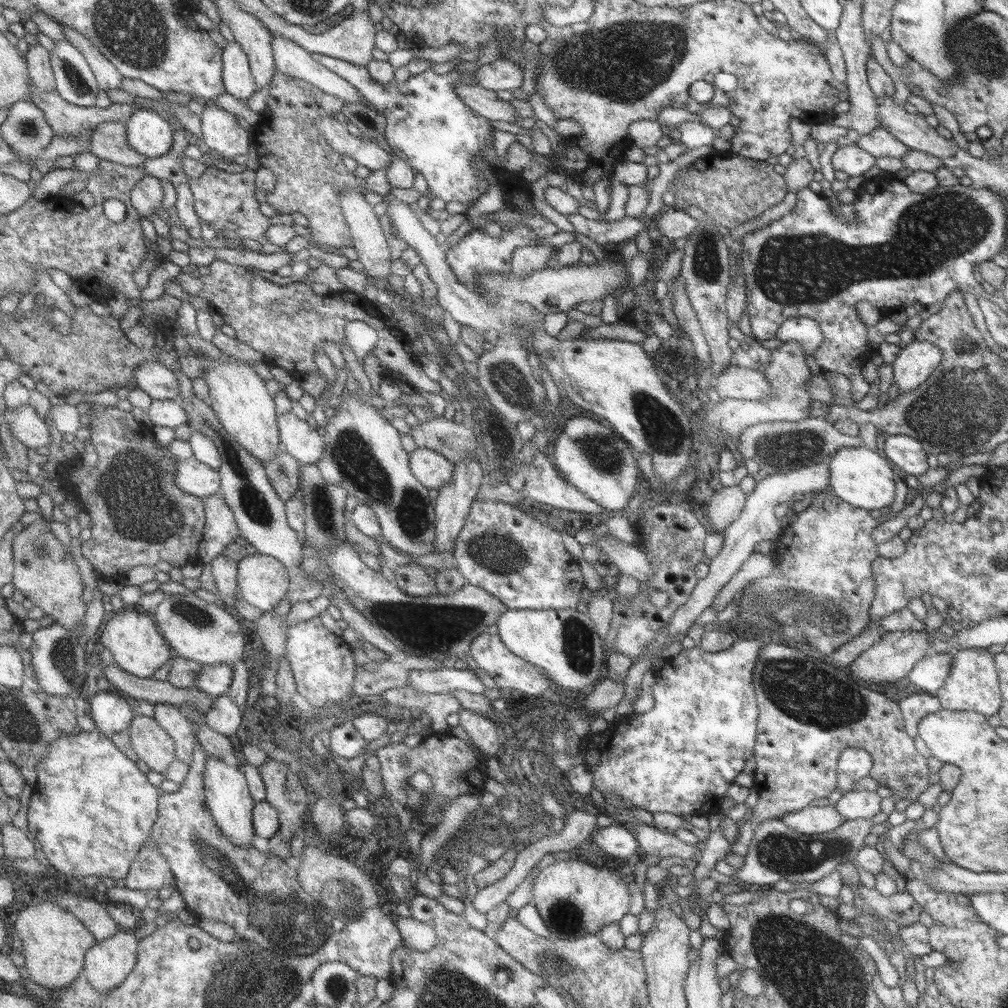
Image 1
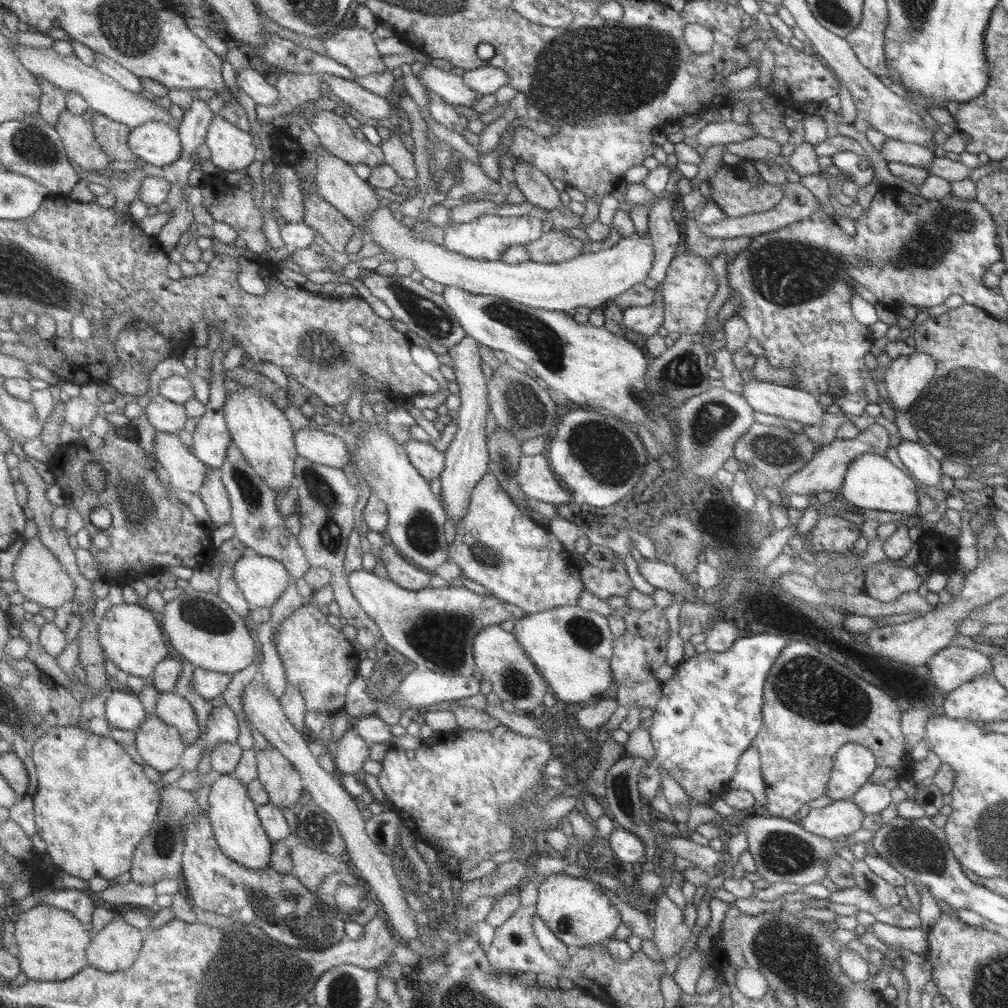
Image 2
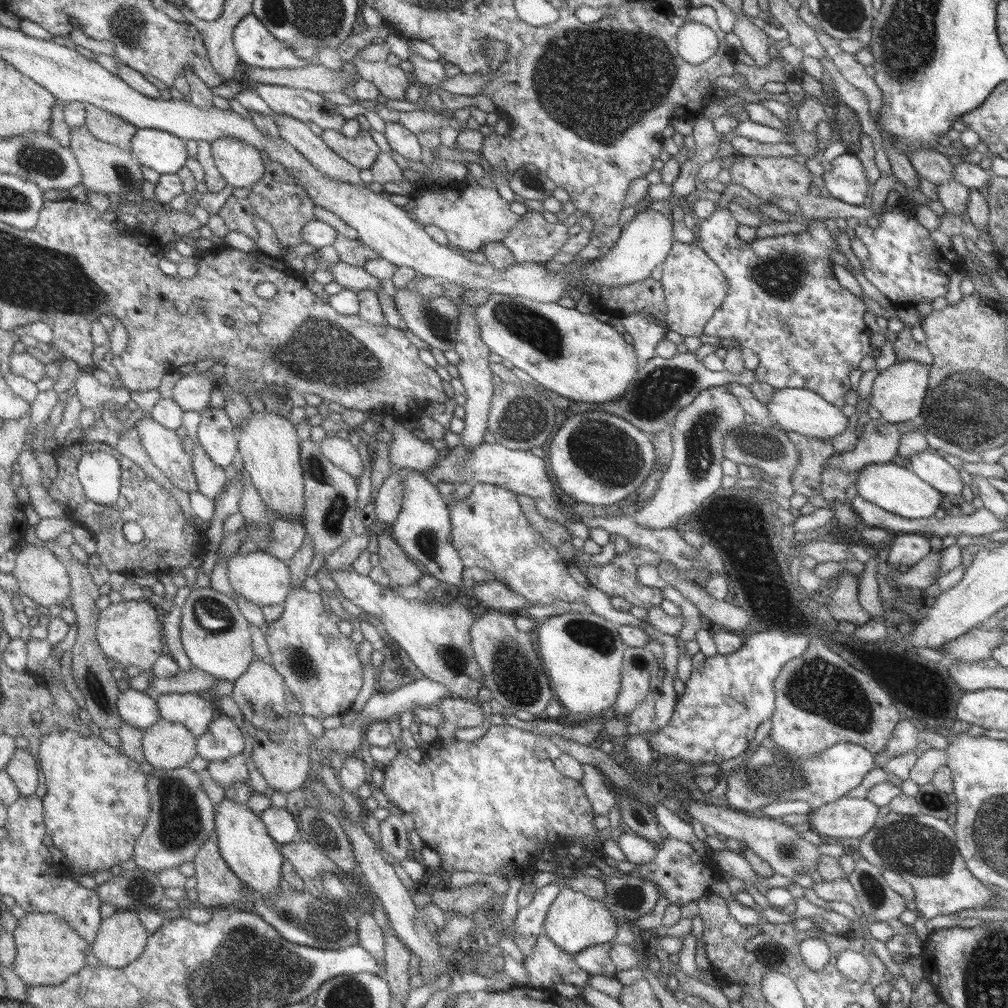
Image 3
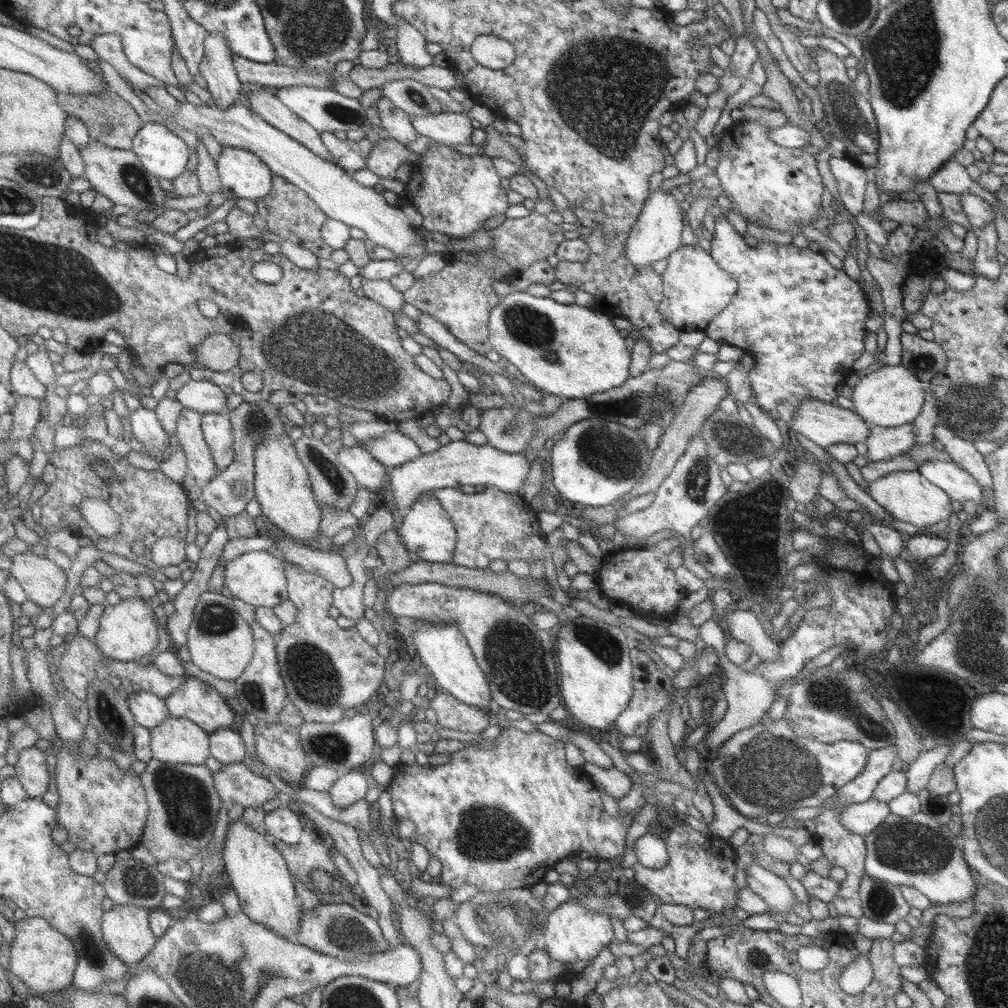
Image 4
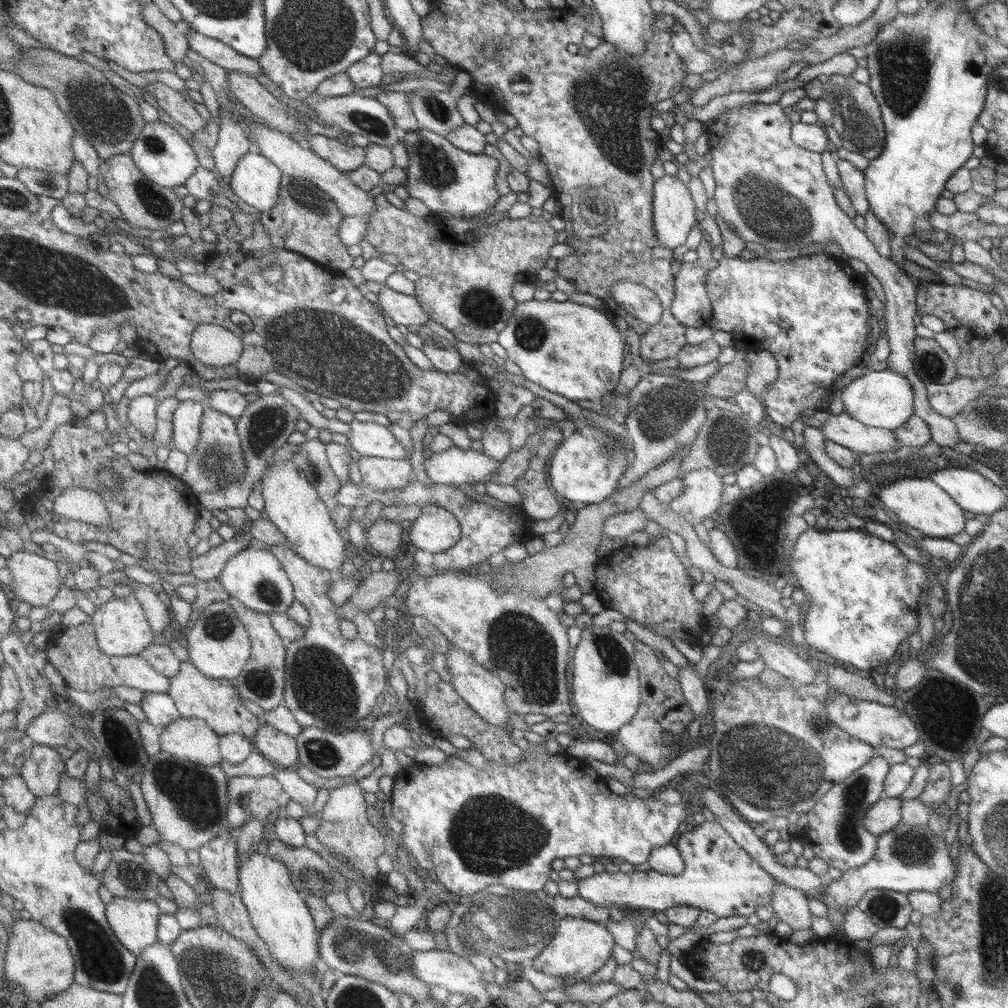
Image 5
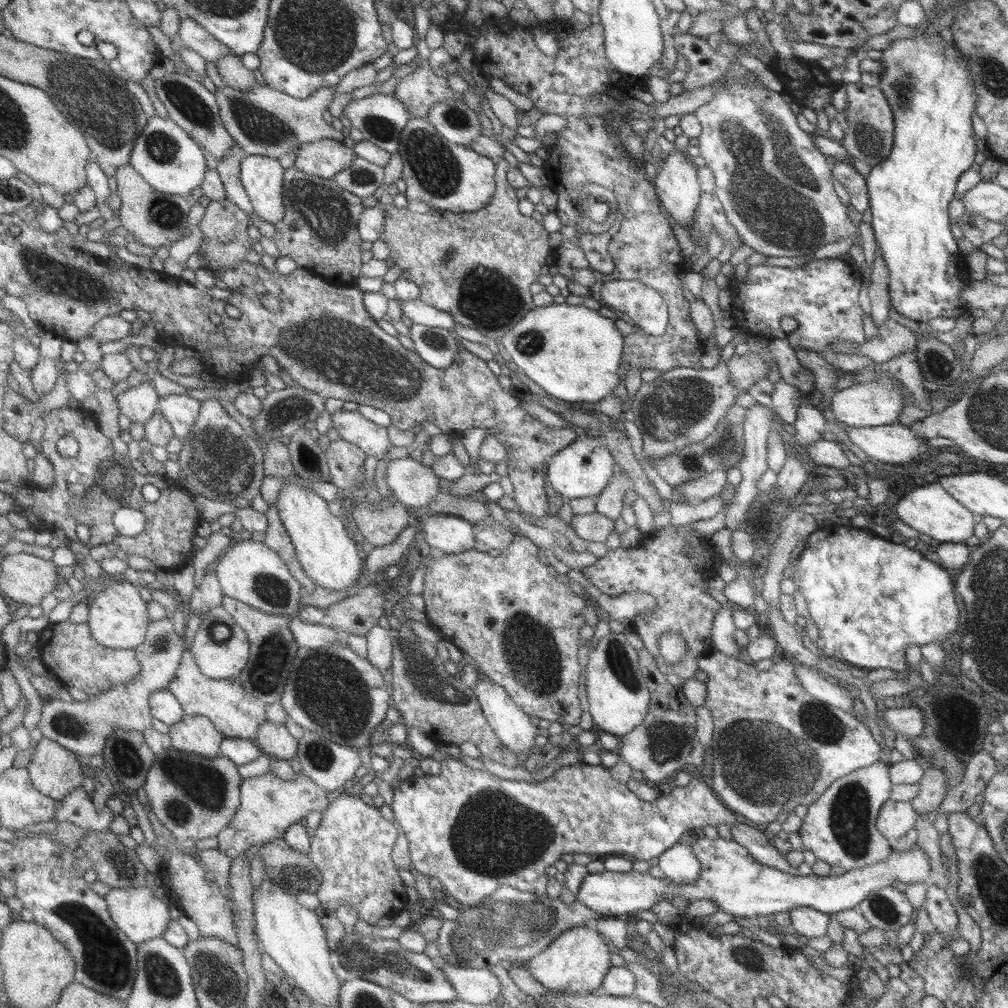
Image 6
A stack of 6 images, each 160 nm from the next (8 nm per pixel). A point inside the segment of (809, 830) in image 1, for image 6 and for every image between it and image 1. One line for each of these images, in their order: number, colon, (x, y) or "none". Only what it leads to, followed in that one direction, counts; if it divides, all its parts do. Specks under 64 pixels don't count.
2: (838, 819)
3: (845, 817)
4: (861, 819)
5: (883, 815)
6: (895, 819)

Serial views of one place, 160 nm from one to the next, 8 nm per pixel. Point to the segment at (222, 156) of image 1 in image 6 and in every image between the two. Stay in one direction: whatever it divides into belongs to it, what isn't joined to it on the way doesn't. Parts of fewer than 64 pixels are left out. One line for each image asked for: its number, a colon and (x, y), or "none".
2: (232, 149)
3: (240, 165)
4: (242, 173)
5: (256, 181)
6: (263, 178)

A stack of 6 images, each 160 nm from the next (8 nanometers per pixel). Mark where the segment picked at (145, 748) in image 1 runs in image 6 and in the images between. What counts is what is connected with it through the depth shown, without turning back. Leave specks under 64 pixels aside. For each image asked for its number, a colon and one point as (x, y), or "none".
2: (161, 745)
3: (167, 745)
4: (177, 740)
5: (188, 738)
6: (198, 735)

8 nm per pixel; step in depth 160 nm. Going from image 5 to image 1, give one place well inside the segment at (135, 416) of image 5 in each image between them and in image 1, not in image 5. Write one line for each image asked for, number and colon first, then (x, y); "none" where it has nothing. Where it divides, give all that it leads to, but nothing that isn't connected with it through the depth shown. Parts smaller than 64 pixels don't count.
1: (196, 478)
2: (183, 470)
3: (165, 449)
4: (146, 427)

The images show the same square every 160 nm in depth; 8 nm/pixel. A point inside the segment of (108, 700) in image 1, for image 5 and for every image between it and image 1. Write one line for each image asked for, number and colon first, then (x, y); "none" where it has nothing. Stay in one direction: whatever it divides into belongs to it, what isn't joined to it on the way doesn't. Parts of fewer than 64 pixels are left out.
2: (124, 710)
3: (138, 709)
4: (150, 710)
5: (160, 709)

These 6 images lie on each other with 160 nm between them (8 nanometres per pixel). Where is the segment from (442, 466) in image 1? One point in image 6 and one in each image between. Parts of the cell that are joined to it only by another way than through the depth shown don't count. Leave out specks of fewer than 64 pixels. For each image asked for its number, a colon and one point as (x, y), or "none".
2: (430, 462)
3: (405, 450)
4: (393, 449)
5: (370, 439)
6: (373, 439)

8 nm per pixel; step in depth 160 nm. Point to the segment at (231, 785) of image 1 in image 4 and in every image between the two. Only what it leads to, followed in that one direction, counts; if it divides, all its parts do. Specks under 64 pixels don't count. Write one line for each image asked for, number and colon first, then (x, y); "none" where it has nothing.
2: (234, 816)
3: (256, 858)
4: (258, 872)

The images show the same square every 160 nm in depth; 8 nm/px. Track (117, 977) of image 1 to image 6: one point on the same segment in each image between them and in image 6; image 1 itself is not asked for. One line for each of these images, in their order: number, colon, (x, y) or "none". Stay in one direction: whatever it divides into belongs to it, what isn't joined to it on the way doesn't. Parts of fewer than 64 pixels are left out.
2: (114, 949)
3: (122, 938)
4: (127, 929)
5: (136, 923)
6: (138, 912)

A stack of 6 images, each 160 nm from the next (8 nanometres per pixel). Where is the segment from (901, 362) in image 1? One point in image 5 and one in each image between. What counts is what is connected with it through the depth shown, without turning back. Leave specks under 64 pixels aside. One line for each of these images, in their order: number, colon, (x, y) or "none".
2: (906, 377)
3: (897, 392)
4: (891, 396)
5: (884, 399)

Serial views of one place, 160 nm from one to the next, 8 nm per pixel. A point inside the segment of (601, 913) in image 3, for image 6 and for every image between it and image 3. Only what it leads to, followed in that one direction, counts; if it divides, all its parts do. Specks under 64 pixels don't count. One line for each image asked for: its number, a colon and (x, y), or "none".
4: (571, 933)
5: (578, 948)
6: (575, 962)

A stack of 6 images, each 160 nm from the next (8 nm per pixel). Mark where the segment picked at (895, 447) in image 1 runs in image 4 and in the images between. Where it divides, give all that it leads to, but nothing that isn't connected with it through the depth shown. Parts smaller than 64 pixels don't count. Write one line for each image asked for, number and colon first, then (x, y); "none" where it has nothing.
2: (925, 469)
3: (927, 466)
4: (957, 485)

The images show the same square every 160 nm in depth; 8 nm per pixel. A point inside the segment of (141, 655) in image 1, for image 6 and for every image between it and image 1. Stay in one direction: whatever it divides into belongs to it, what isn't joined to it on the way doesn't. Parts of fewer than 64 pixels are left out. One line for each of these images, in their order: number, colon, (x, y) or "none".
2: (132, 638)
3: (129, 632)
4: (127, 631)
5: (121, 628)
6: (118, 619)

